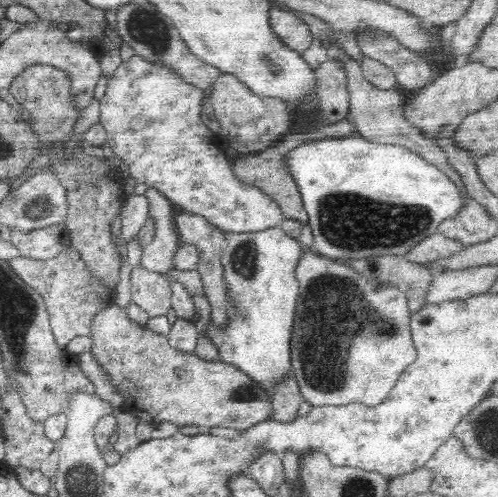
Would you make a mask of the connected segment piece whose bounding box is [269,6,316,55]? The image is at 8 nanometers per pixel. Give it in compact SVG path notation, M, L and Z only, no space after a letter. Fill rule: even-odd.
M274 6L269 10L269 23L276 39L290 51L302 55L316 39L308 25L294 12L284 11Z

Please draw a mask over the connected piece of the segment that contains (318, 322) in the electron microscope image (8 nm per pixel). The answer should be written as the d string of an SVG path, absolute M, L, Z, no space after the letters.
M312 249L304 250L295 277L299 282L299 296L290 336L290 364L304 400L316 407L346 406L350 402L366 406L382 404L406 366L417 359L410 330L412 314L405 294L395 286L374 283L353 268Z

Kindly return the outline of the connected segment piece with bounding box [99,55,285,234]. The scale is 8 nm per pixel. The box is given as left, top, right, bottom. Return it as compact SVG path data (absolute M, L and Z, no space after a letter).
M134 55L109 76L105 95L100 102L99 123L106 130L108 146L121 158L121 167L128 166L130 171L127 175L136 179L136 182L159 190L185 212L203 216L226 234L260 232L277 227L285 219L278 204L260 189L237 180L233 174L232 160L218 146L216 134L200 120L202 100L206 93L187 84L166 65L159 66Z

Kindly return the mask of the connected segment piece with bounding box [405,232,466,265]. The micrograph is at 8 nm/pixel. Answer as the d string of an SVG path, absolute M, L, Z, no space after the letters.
M437 232L416 244L410 252L405 254L405 258L414 264L427 265L439 258L457 253L464 247L466 246L457 240L450 240Z

